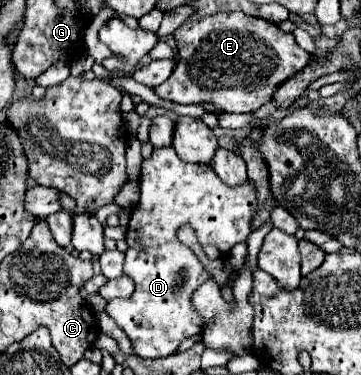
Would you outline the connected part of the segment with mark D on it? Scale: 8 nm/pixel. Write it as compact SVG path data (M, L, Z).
M173 147L153 149L151 157L143 161L139 187L141 187L141 199L139 199L137 207L133 209L133 213L131 213L129 227L127 227L127 239L125 239L127 245L129 245L129 249L125 253L125 275L133 279L135 291L125 301L109 301L107 307L105 307L105 313L109 317L113 317L113 321L127 333L127 337L133 343L133 351L135 351L137 357L157 359L157 357L165 357L165 355L175 353L177 345L183 339L195 337L203 329L203 321L191 309L189 299L191 299L191 293L203 281L209 279L209 275L205 273L205 269L203 269L201 261L197 259L197 255L177 239L179 227L183 227L187 223L193 223L197 241L201 243L207 257L209 259L225 259L229 249L235 243L245 241L247 235L251 233L249 221L255 213L257 201L255 201L255 191L253 191L249 181L245 185L229 187L217 177L217 173L211 169L211 165L185 163L177 157Z

